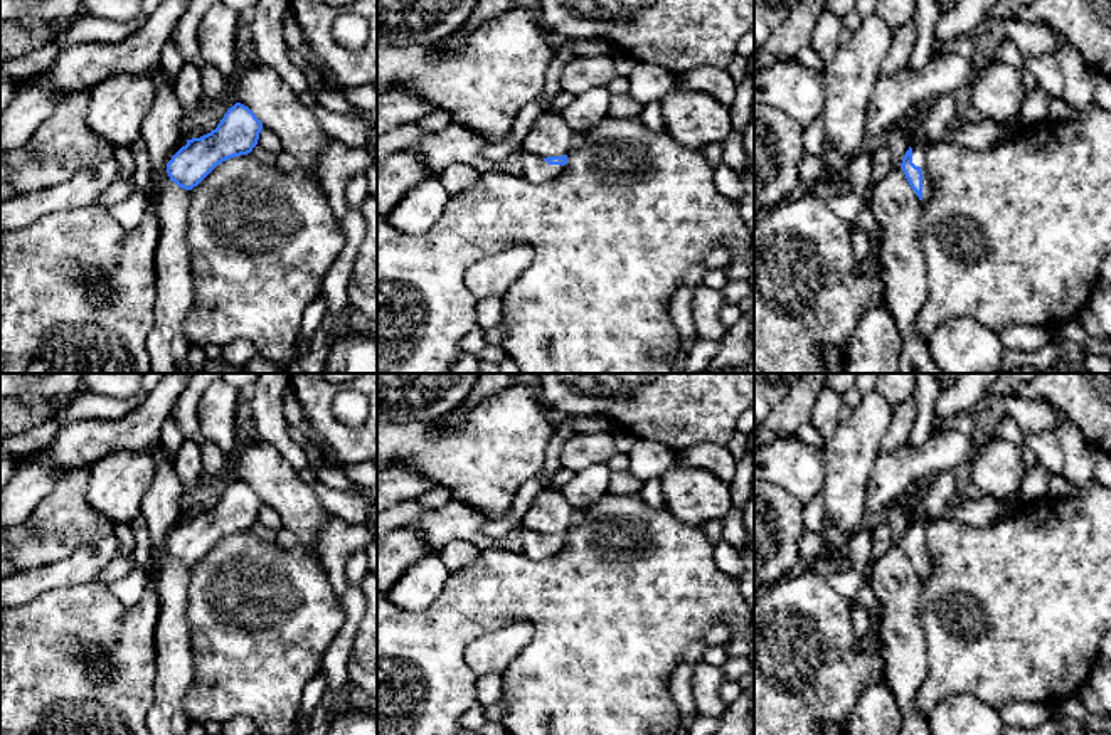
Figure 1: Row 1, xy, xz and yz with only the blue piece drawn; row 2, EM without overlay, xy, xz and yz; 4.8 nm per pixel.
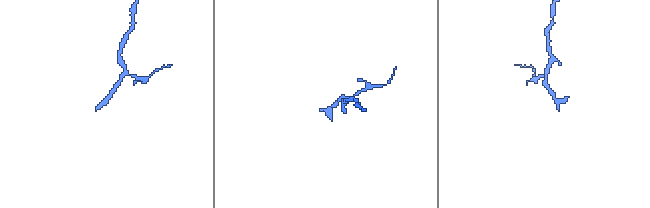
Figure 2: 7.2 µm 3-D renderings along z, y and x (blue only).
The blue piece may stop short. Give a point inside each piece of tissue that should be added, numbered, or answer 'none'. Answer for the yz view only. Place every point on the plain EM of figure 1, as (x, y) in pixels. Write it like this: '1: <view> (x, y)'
1: yz (918, 523)

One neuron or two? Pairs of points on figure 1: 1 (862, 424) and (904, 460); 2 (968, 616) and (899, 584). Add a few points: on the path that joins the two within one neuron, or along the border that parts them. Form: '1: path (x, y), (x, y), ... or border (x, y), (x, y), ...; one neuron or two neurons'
1: border (877, 456), (869, 475), (867, 495); two neurons
2: border (919, 577), (918, 624), (923, 631); two neurons

